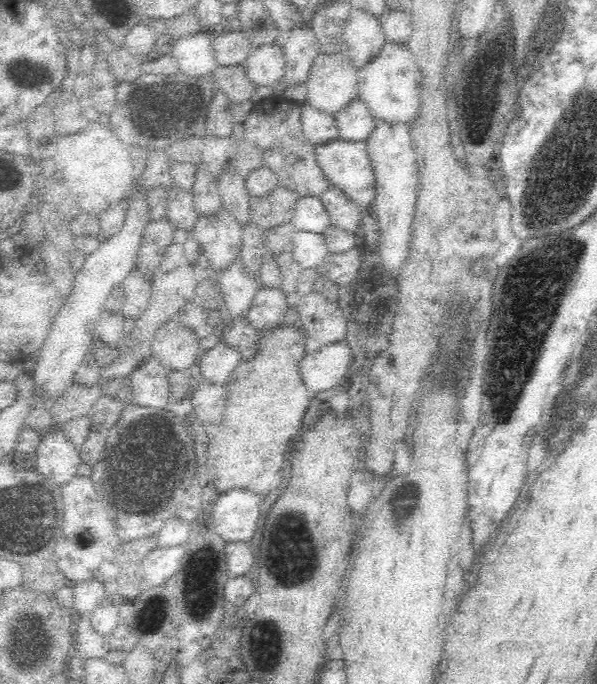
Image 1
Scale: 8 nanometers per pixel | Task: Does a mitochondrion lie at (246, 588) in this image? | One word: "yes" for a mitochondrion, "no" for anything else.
no

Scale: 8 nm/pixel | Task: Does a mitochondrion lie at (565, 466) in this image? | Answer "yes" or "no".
no

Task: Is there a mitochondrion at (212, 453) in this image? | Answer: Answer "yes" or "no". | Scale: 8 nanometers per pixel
no

